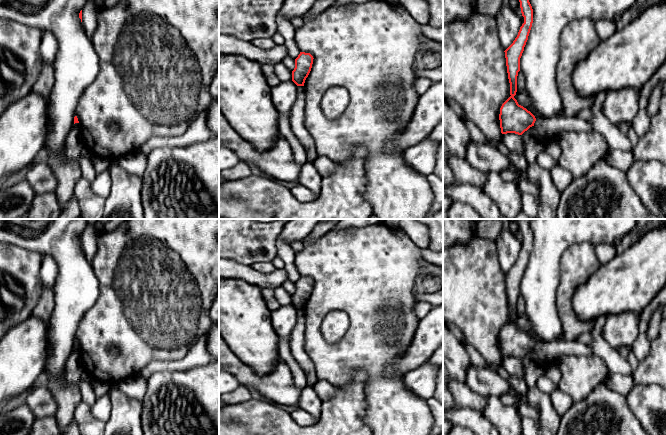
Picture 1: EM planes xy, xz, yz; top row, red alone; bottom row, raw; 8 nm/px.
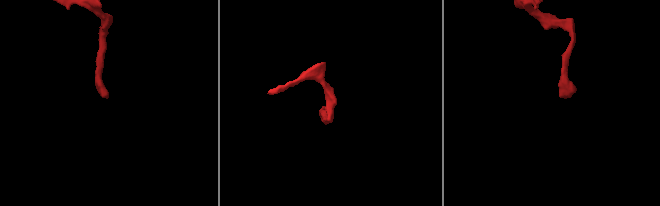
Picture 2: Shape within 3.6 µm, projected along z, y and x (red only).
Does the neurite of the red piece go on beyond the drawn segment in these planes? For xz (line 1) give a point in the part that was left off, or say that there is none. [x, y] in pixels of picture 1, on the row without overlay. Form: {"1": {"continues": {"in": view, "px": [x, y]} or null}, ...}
{"1": {"continues": null}}

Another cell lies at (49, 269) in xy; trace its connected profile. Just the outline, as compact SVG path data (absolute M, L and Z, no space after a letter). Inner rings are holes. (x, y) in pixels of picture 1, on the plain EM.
M51 255L43 256L40 268L42 286L53 290L57 274L58 274L58 265L55 259Z

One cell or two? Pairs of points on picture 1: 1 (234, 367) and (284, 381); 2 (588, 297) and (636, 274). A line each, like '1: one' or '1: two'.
1: one
2: one

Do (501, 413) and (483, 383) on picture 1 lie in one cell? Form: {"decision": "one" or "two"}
{"decision": "one"}

